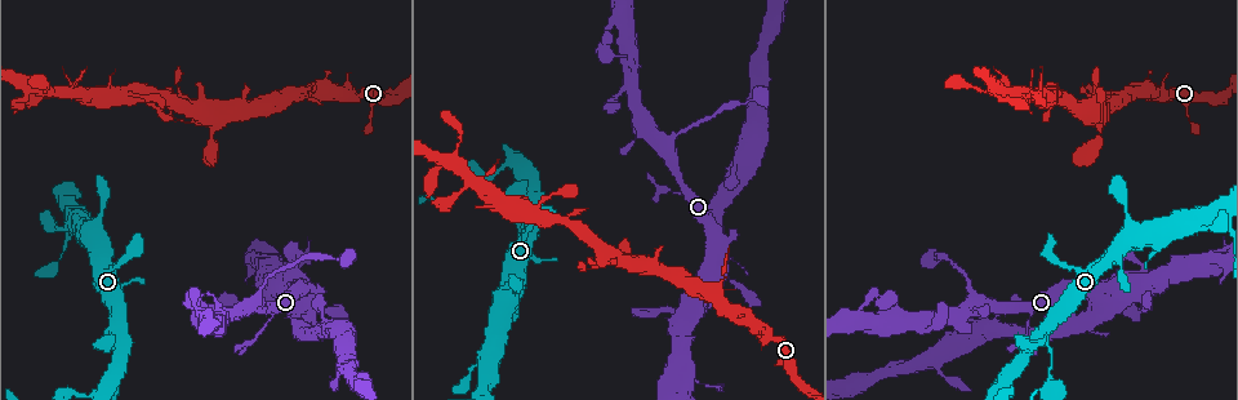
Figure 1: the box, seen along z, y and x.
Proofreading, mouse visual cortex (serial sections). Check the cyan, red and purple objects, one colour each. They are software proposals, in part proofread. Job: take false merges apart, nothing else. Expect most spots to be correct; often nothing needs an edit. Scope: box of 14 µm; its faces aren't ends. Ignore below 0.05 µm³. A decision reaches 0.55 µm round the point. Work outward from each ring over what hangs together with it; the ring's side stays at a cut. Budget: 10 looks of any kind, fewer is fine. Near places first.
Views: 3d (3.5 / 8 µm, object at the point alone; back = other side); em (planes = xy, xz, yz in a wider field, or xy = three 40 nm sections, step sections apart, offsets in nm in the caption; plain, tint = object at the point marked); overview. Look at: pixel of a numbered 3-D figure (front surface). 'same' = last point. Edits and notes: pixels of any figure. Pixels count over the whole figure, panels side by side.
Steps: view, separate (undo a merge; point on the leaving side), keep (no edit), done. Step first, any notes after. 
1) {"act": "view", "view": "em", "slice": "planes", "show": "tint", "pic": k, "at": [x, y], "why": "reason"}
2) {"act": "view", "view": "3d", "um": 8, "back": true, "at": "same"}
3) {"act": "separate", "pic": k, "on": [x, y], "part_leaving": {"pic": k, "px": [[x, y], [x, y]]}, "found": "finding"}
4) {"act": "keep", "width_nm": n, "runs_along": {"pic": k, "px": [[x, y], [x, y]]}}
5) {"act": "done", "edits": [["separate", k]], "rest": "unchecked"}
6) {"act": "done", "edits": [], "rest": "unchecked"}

{"act": "view", "view": "3d", "um": 3.5, "pic": 1, "at": [1098, 307]}

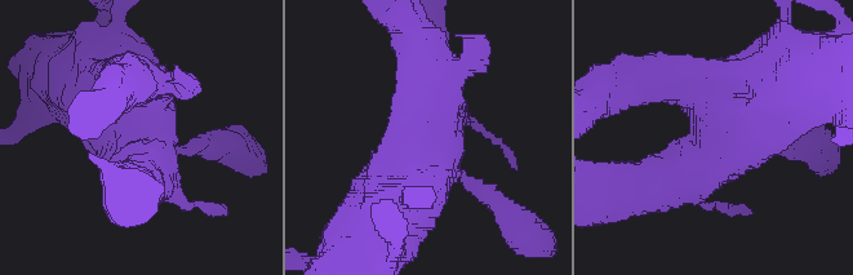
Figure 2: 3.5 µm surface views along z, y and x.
{"act": "view", "view": "em", "slice": "xy", "step": 2, "show": "plain", "pic": 2, "at": [141, 140]}

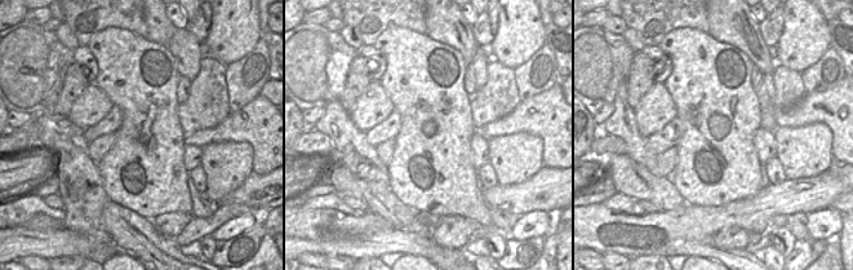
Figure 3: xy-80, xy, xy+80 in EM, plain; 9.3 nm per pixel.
{"act": "view", "view": "em", "slice": "xy", "step": 2, "show": "tint", "at": "same"}

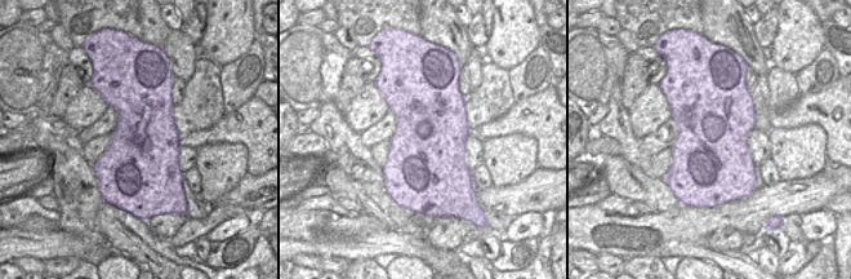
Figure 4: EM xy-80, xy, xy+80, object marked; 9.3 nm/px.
{"act": "keep", "width_nm": 700, "runs_along": {"pic": 2, "px": [[648, 78], [724, 109], [724, 145], [684, 176]]}, "found": "continuous, no second cell"}

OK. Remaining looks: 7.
{"act": "view", "view": "3d", "um": 3.5, "back": true, "pic": 1, "at": [259, 330], "why": "thin neck"}

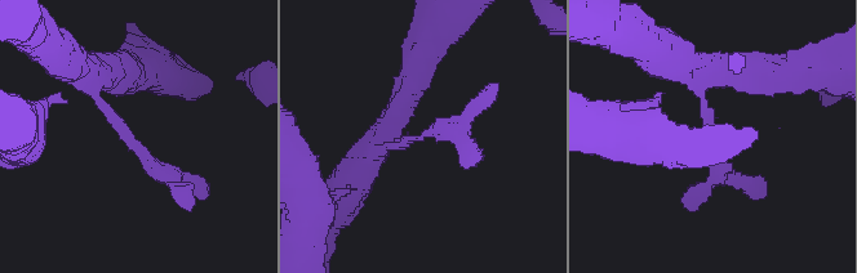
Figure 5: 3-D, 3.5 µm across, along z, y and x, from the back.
{"act": "view", "view": "em", "slice": "xy", "step": 2, "show": "tint", "pic": 5, "at": [420, 139], "arm_widths_nm": [200, 200]}

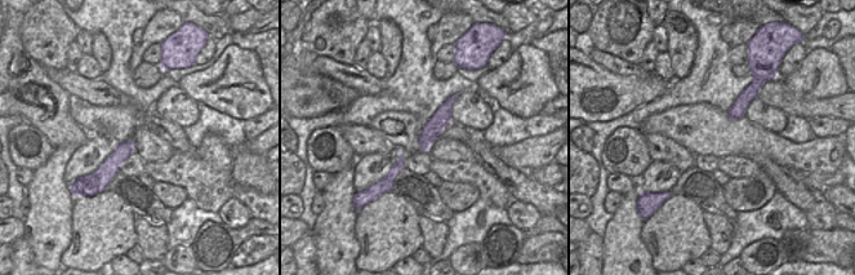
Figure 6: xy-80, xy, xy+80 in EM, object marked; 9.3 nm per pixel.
{"act": "view", "view": "em", "slice": "xy", "step": 5, "show": "tint", "at": "same"}

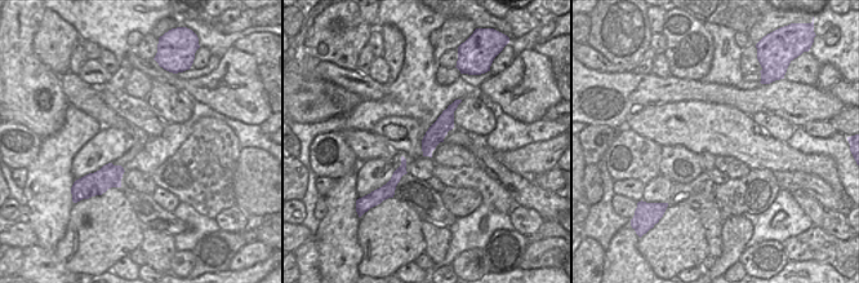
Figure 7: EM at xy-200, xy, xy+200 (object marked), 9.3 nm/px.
{"act": "keep", "runs_along": {"pic": 5, "px": [[83, 71], [134, 147], [190, 182]]}, "found": "all the same cell"}

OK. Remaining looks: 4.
{"act": "view", "view": "3d", "um": 8, "pic": 1, "at": [702, 308], "why": "thin neck"}

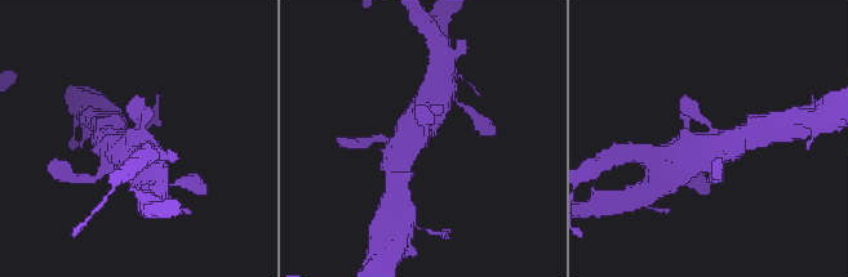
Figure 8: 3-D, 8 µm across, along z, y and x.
{"act": "view", "view": "3d", "um": 3.5, "pic": 8, "at": [420, 134]}

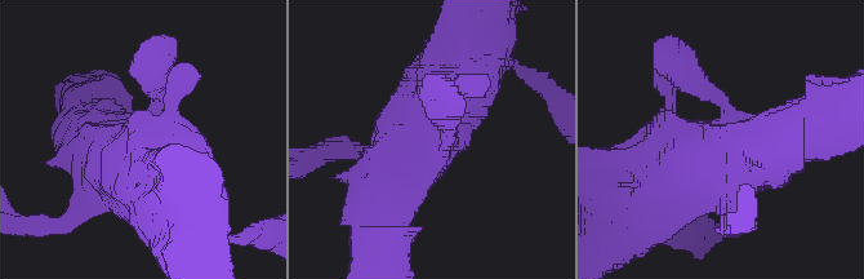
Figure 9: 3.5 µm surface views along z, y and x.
{"act": "view", "view": "em", "slice": "planes", "show": "tint", "pic": 9, "at": [429, 146], "why": "need the tissue"}

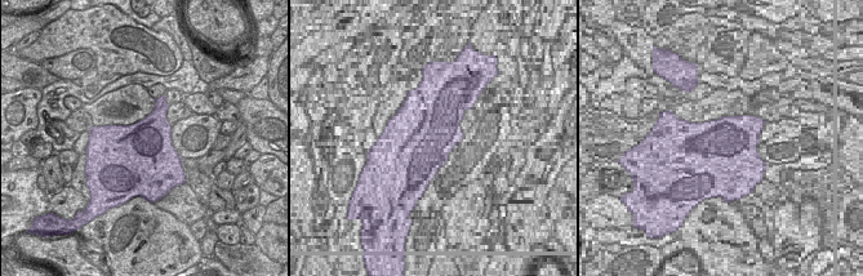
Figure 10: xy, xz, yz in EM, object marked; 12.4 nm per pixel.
{"act": "keep", "found": "continuous, no second cell"}

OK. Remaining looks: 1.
{"act": "done", "edits": [], "rest": "unchecked"}

